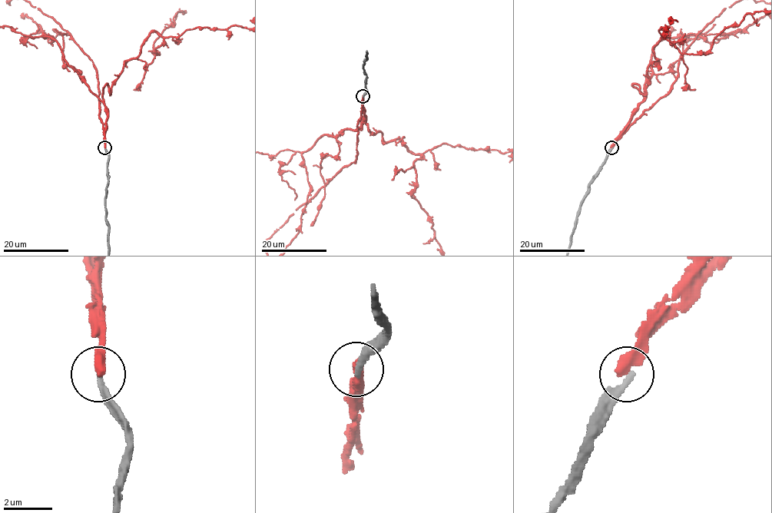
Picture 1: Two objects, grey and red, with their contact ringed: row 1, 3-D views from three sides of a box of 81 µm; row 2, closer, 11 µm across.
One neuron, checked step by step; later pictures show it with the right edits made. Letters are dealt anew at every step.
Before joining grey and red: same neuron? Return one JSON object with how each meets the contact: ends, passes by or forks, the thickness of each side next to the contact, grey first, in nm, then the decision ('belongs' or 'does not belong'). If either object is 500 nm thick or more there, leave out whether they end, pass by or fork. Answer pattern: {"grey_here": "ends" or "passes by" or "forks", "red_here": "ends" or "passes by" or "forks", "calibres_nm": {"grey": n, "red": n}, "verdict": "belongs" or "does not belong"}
{"grey_here": "ends", "red_here": "ends", "calibres_nm": {"grey": 280, "red": 480}, "verdict": "belongs"}

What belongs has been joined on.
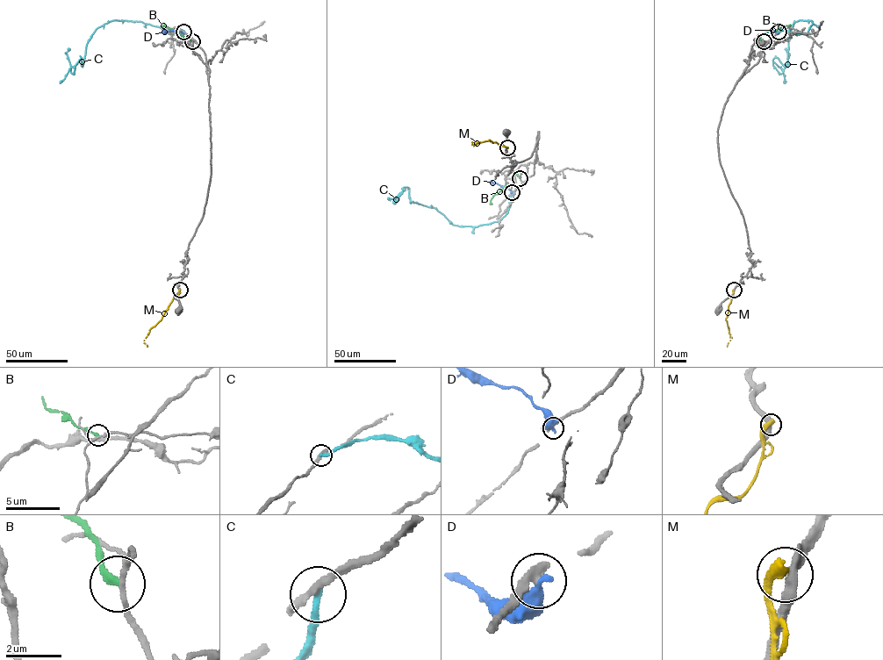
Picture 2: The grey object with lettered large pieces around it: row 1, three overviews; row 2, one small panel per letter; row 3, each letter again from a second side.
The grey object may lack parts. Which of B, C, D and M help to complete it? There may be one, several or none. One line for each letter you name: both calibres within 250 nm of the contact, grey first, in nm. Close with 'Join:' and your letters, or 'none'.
Join: none

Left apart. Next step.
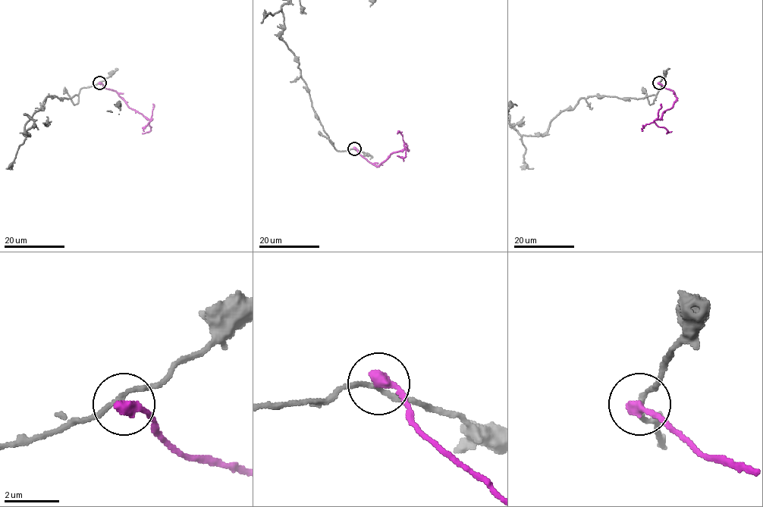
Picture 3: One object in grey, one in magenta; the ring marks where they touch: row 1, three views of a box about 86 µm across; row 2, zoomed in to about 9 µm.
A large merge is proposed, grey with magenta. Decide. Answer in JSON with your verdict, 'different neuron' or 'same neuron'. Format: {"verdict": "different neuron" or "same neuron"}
{"verdict": "different neuron"}

